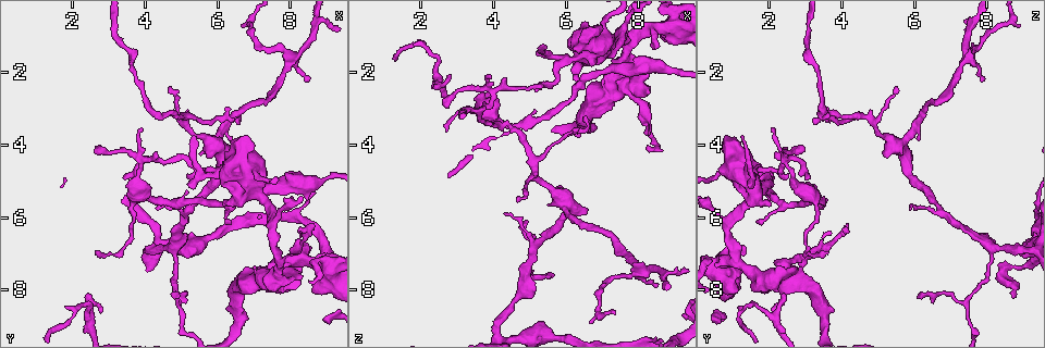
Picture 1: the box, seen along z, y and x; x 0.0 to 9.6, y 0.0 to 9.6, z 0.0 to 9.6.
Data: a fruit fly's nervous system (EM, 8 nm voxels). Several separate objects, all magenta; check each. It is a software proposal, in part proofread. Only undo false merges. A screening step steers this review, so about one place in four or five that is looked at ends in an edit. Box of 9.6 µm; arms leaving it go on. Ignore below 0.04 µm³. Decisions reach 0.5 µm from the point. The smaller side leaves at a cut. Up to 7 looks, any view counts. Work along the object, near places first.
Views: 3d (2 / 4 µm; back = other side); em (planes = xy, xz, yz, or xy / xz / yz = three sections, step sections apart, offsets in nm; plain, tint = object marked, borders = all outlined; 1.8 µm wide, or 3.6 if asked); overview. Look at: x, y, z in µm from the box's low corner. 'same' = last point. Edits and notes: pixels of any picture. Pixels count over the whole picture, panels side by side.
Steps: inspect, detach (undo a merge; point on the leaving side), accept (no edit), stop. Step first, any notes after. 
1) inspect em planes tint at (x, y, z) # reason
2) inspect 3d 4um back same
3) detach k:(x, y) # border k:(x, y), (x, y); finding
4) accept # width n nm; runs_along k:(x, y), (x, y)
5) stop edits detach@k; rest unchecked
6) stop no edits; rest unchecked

inspect 3d 2um at (7.90, 1.75, 7.35) # three-way junction

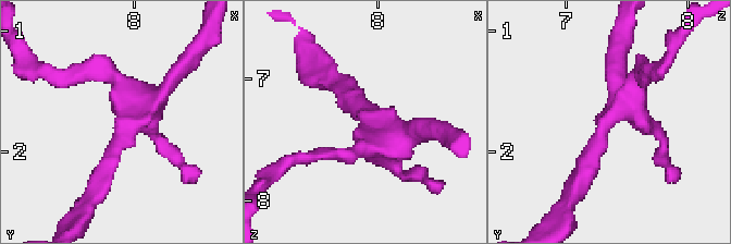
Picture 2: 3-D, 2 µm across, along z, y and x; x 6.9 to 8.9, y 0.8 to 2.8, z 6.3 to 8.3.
inspect em xy step 8 tint at (7.96, 1.68, 7.40) # now the EM

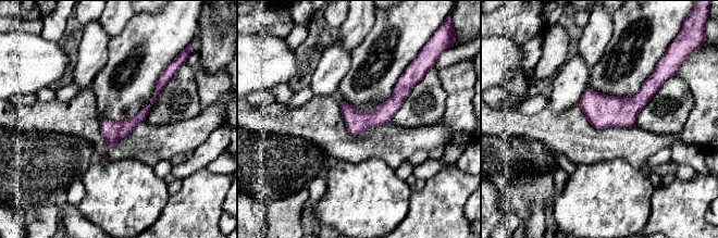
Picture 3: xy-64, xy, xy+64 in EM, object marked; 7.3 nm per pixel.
inspect em planes tint same

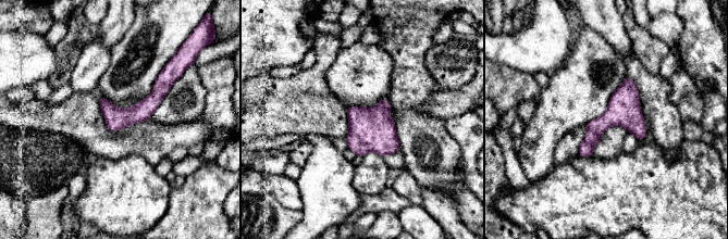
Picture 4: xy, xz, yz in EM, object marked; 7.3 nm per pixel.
accept # width 160 nm; runs_along 4:(628, 80), (625, 101), (581, 153); one cell here

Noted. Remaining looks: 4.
inspect em 3.6um planes tint at (8.70, 7.25, 0.80) # three-way junction

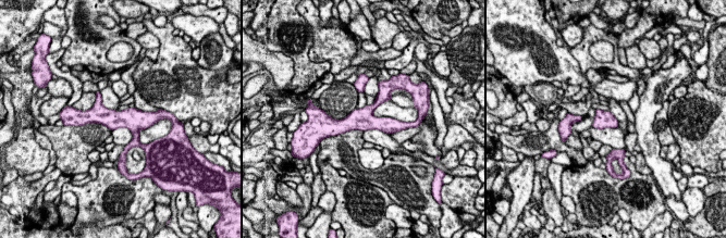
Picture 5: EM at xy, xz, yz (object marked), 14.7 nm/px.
accept # width 260 nm; runs_along 5:(88, 120), (110, 117), (151, 121); continuous, no second cell

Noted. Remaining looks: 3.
inspect 3d 2um at (3.95, 4.65, 2.45) # touches itself

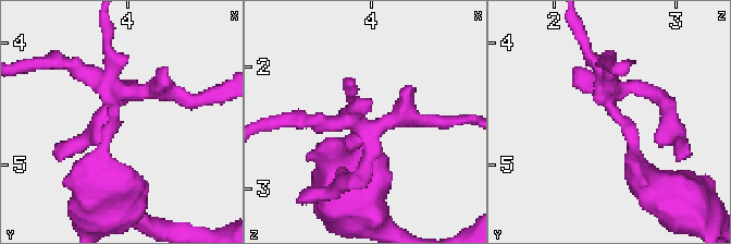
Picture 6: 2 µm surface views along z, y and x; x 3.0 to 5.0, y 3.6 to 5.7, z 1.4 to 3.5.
inspect em 3.6um xy step 8 tint at (3.92, 4.58, 2.42)

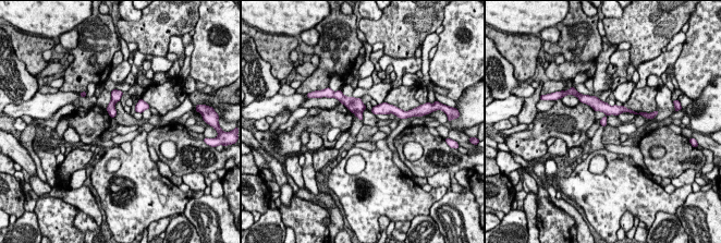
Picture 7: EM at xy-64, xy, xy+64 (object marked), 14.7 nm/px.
detach 7:(357, 113) # width 90 nm; a second cell is stuck on

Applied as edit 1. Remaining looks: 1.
stop edits detach@7; rest unchecked

